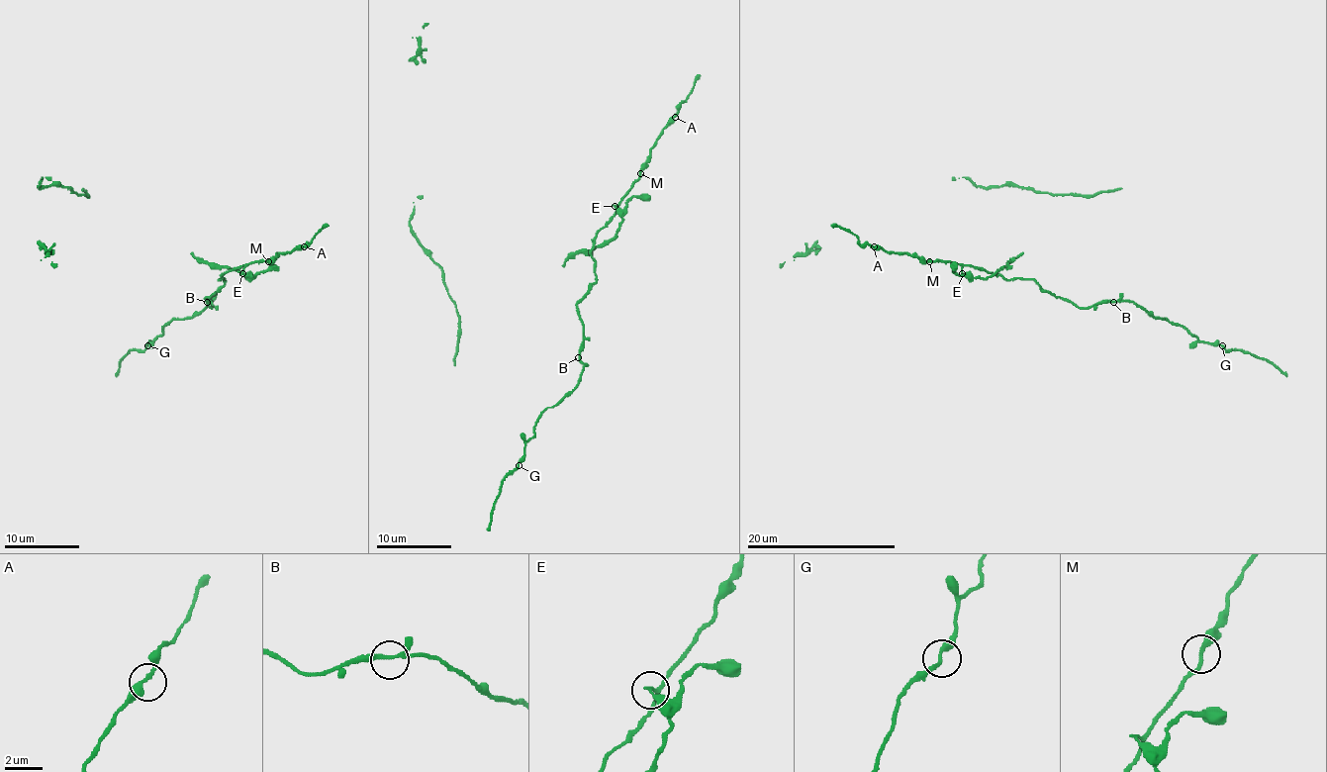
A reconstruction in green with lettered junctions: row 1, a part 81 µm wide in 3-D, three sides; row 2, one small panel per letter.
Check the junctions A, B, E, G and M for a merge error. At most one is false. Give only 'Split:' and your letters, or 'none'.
Split: E

